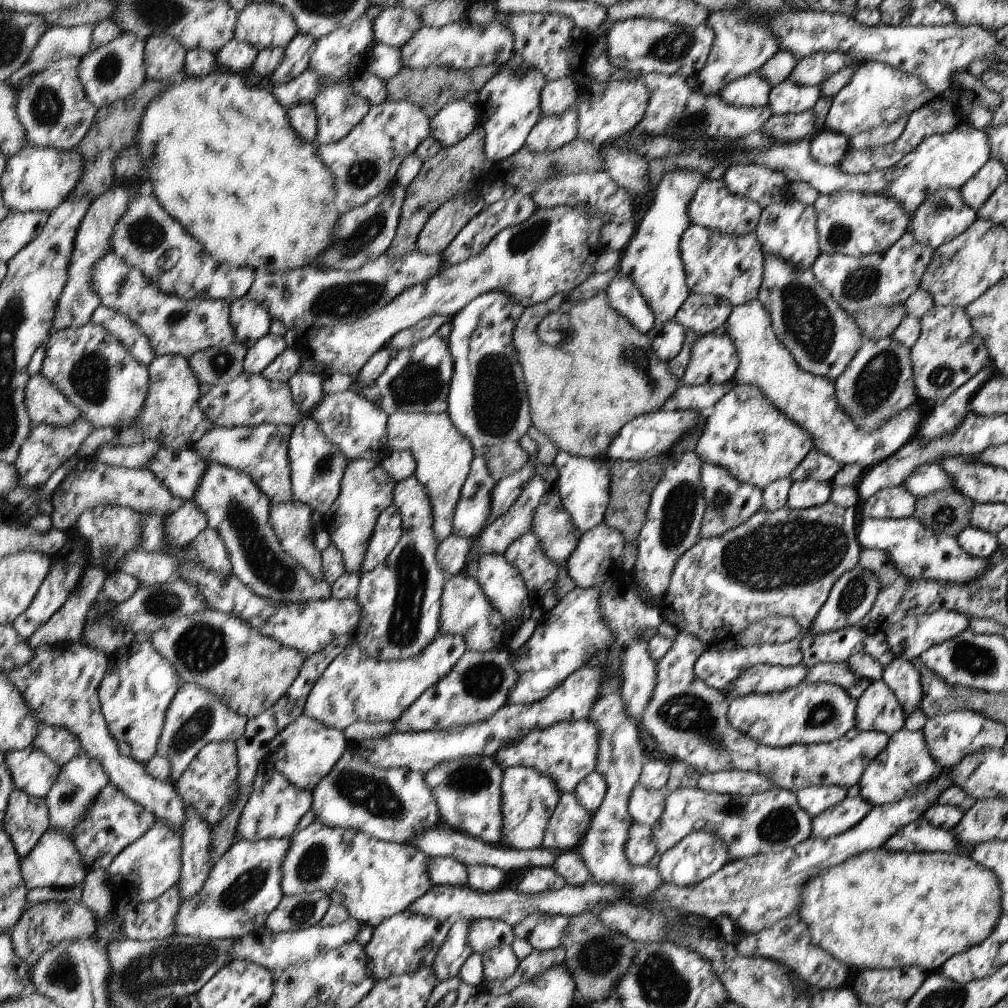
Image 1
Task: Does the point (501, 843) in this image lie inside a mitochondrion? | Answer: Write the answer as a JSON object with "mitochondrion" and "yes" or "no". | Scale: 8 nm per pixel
{"mitochondrion":"no"}

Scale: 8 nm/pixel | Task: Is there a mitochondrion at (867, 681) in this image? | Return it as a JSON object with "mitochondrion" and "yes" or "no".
{"mitochondrion":"no"}

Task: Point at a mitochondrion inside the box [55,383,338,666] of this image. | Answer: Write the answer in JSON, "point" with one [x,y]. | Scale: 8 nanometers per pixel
{"point":[261,558]}

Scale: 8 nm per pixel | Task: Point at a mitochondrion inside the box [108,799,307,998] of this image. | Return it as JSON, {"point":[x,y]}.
{"point":[246,886]}

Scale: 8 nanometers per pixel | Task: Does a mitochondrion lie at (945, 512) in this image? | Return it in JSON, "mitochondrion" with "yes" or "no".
{"mitochondrion":"yes"}

